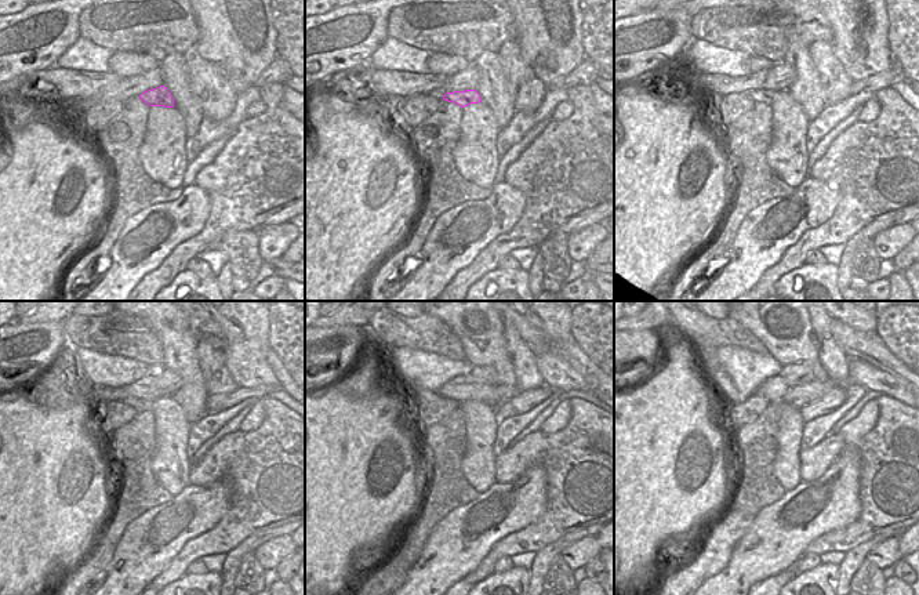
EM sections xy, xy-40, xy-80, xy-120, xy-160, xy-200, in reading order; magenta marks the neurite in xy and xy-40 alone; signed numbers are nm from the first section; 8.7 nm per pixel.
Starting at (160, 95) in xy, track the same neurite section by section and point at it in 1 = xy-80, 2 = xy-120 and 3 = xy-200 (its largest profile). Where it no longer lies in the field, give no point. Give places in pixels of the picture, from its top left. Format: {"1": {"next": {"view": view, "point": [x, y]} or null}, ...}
{"1": {"next": {"view": "xy-80", "point": [763, 95]}}, "2": {"next": {"view": "xy-120", "point": [138, 405]}}, "3": {"next": {"view": "xy-200", "point": [708, 354]}}}

